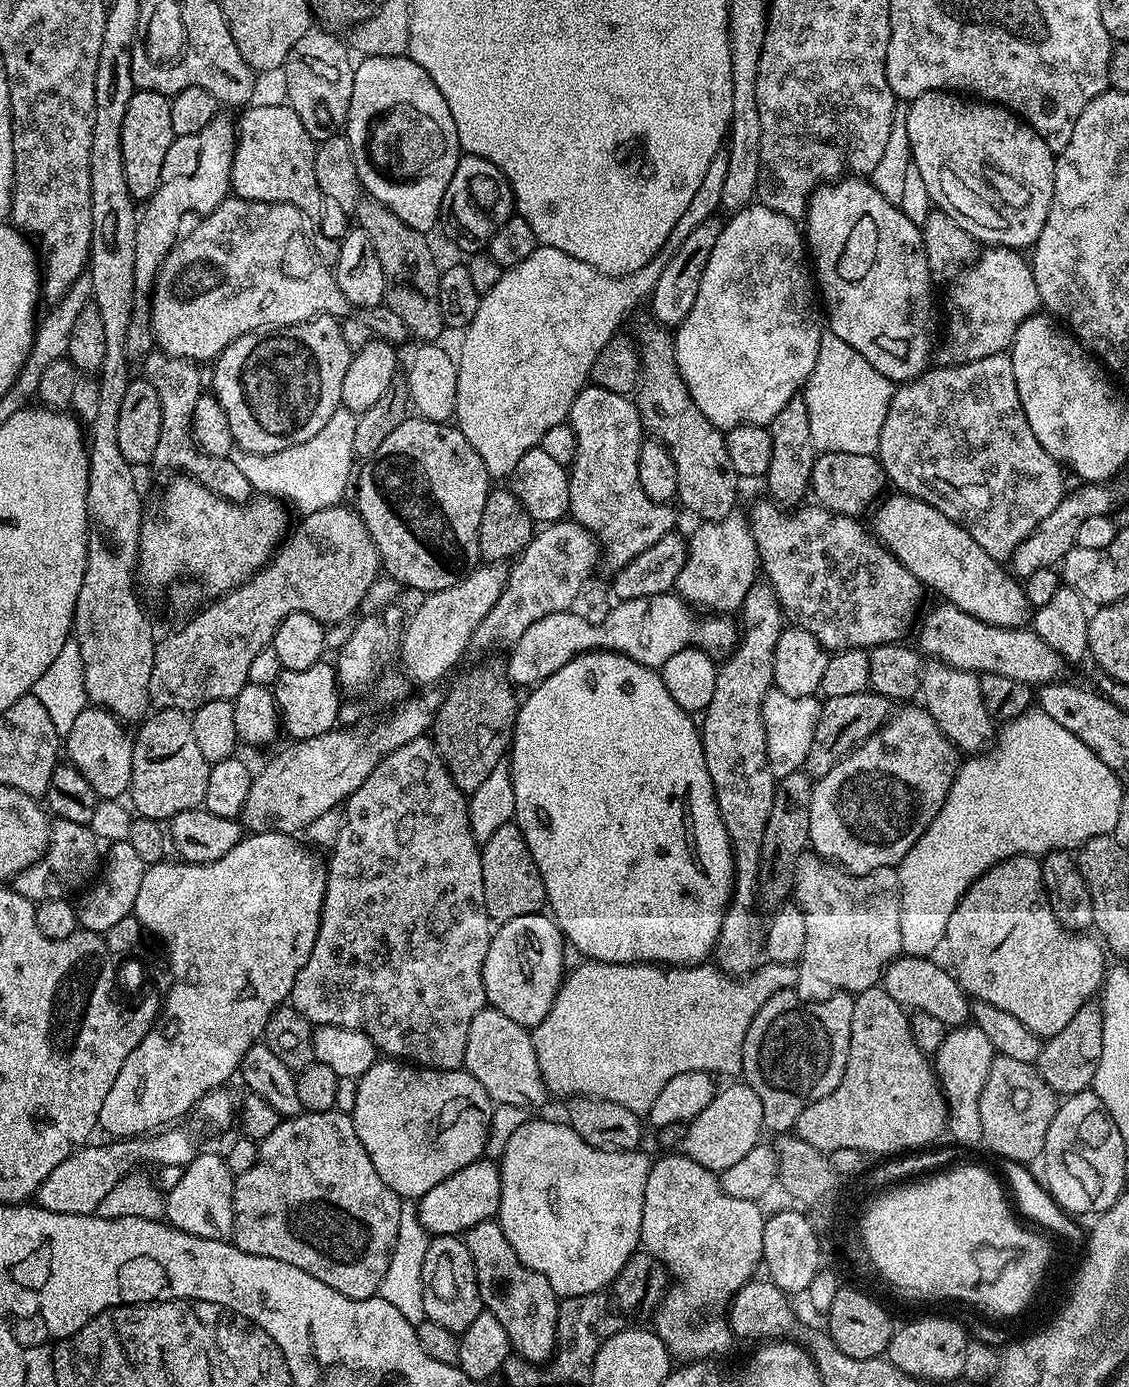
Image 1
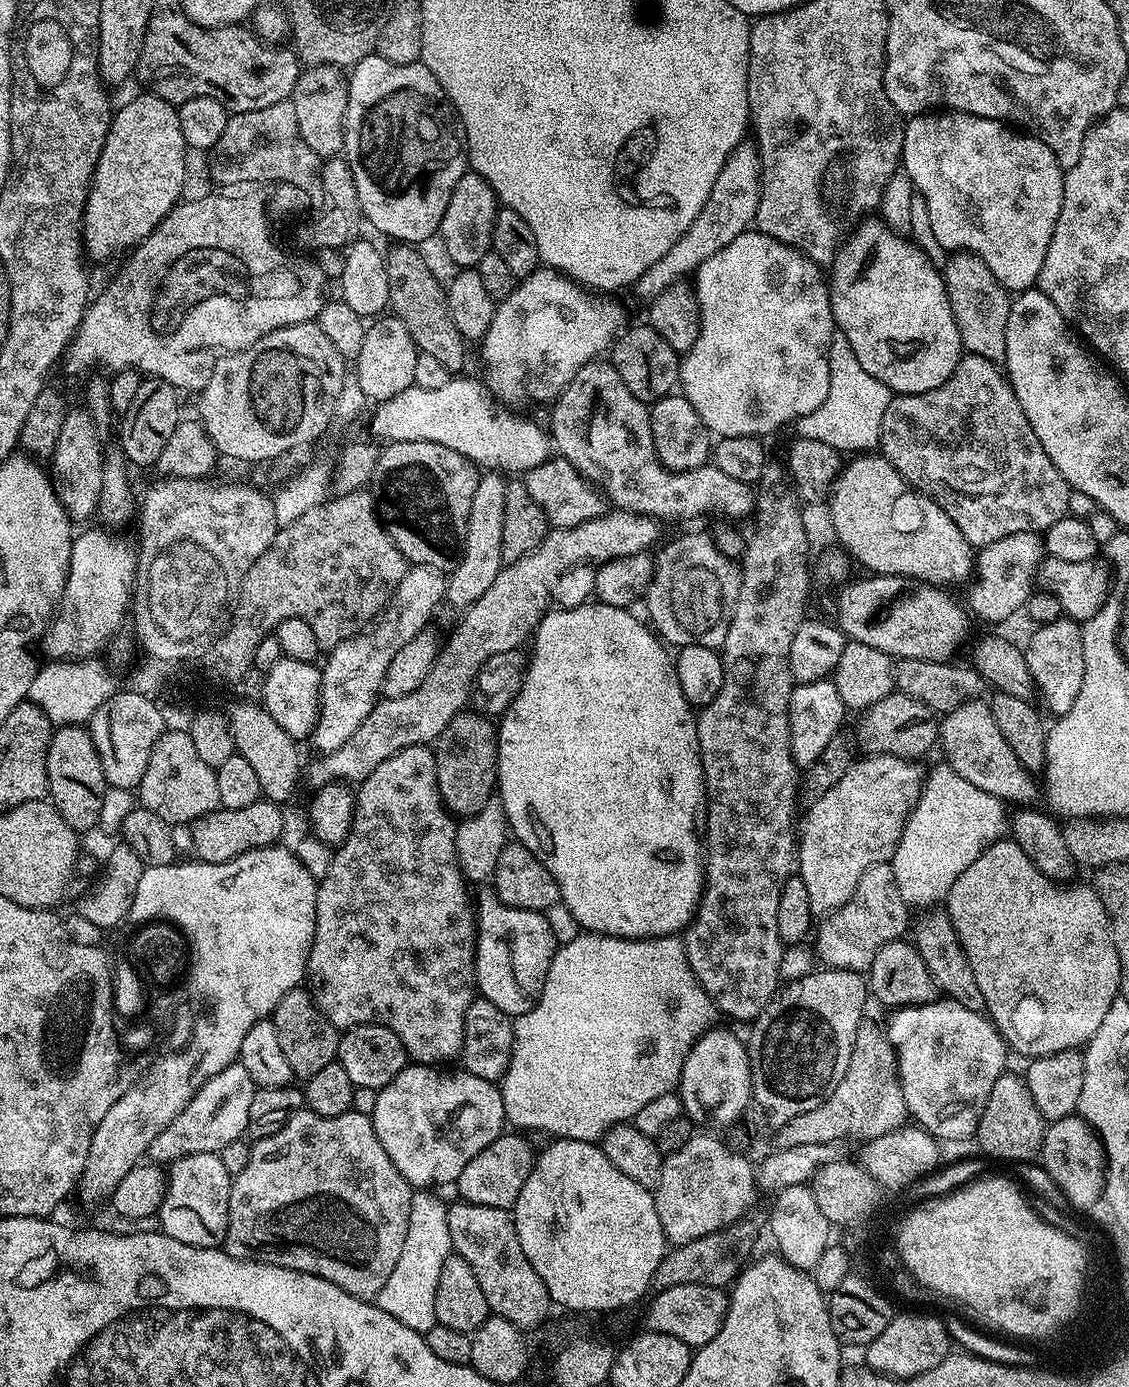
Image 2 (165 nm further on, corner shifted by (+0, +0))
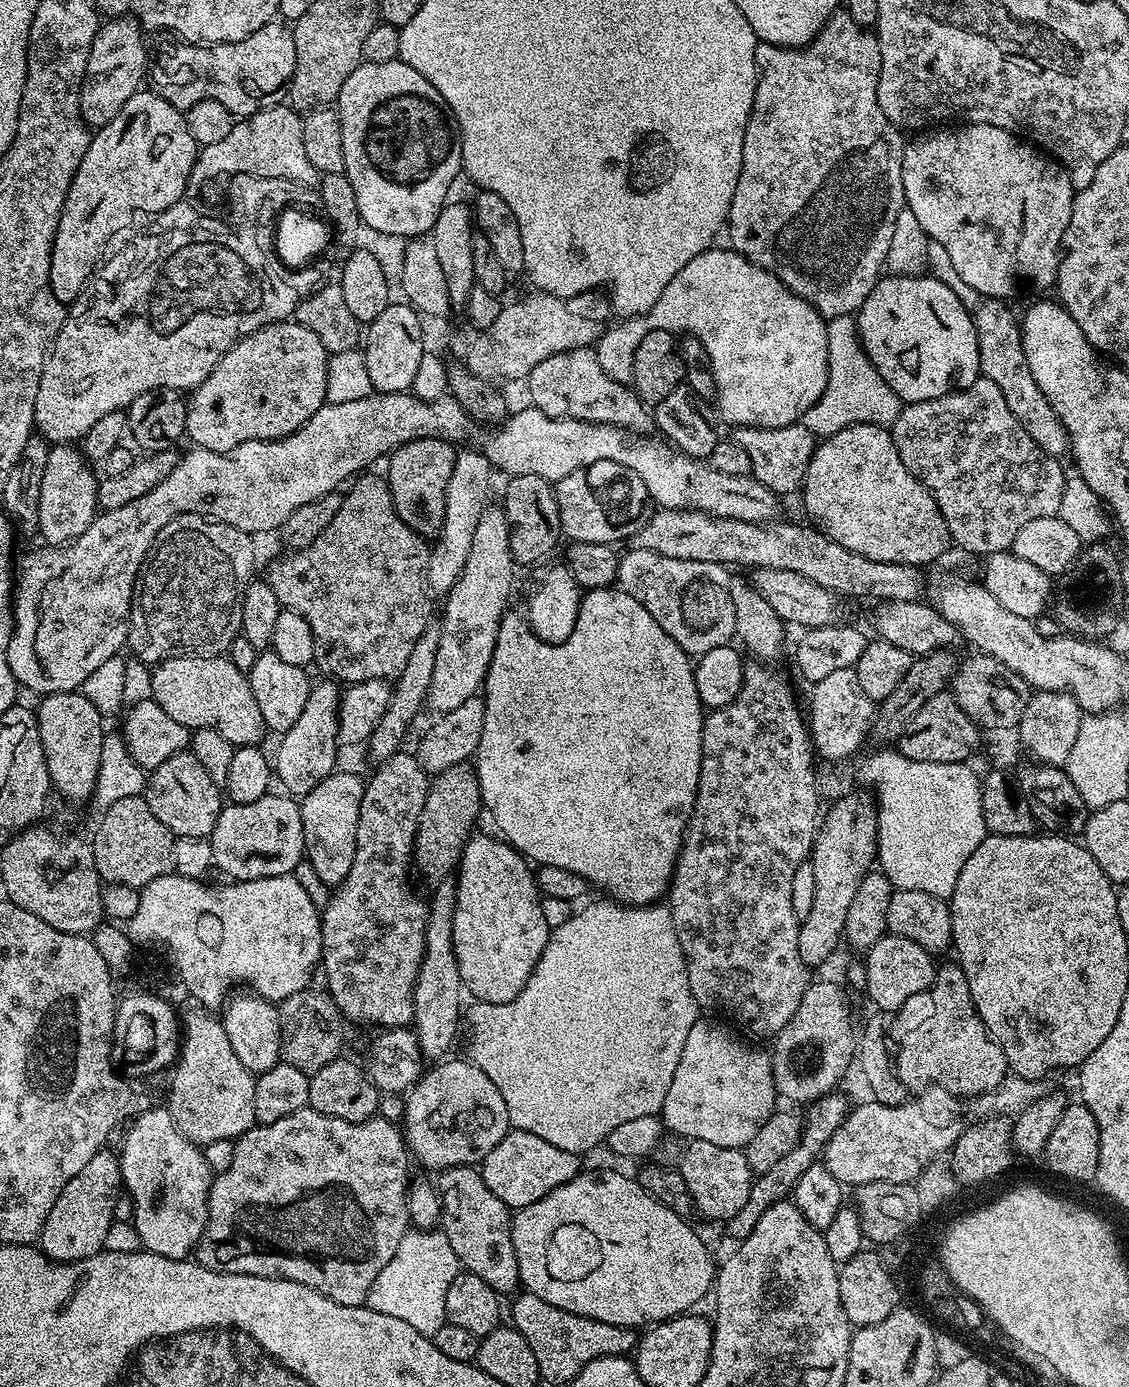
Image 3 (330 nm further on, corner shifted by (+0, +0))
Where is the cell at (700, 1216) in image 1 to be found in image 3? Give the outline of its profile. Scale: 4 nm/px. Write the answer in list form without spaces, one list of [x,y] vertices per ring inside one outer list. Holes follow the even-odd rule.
[[[688,1140],[685,1152],[681,1155],[678,1171],[686,1182],[686,1190],[692,1199],[693,1209],[701,1212],[708,1220],[726,1222],[746,1206],[754,1173],[750,1170],[748,1159],[740,1148],[714,1146],[714,1142]]]

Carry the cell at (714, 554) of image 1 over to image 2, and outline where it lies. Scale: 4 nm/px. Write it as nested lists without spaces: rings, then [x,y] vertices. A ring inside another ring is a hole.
[[[711,535],[709,537],[680,536],[677,540],[670,541],[660,553],[655,553],[652,580],[648,583],[646,593],[649,616],[647,619],[660,639],[669,645],[676,644],[677,649],[693,644],[720,650],[726,642],[726,630],[730,630],[730,622],[734,618],[734,606],[738,602],[739,593],[740,568],[737,561],[727,560],[716,549],[716,541]]]

